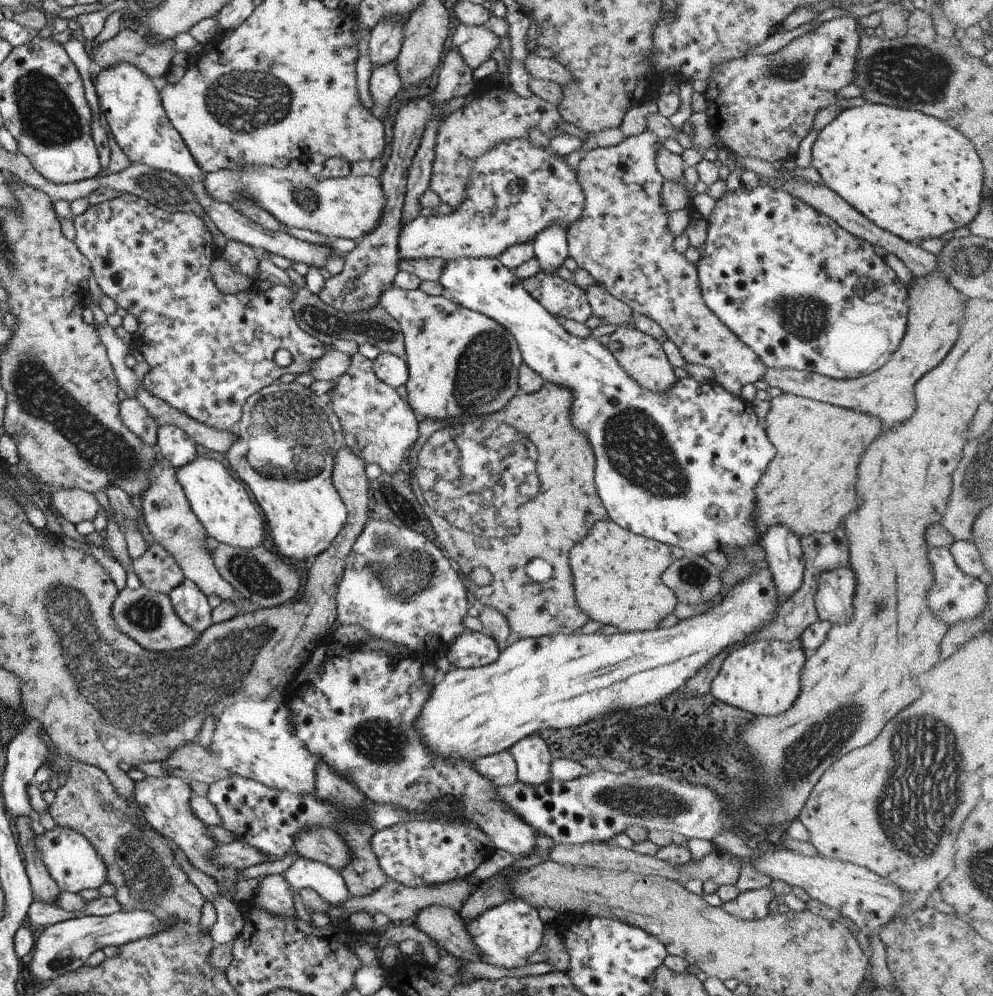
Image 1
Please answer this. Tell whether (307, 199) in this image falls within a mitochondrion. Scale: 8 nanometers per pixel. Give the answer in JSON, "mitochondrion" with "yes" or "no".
{"mitochondrion":"yes"}

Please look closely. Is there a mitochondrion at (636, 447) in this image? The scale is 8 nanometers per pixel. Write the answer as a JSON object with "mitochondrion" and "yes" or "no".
{"mitochondrion":"yes"}

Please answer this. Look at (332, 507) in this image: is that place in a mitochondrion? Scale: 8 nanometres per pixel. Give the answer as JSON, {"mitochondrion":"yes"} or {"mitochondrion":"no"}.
{"mitochondrion":"no"}

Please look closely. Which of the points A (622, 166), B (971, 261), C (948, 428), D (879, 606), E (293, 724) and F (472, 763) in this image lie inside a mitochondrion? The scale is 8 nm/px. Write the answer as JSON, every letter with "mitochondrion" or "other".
{"A":"other","B":"mitochondrion","C":"other","D":"mitochondrion","E":"other","F":"other"}

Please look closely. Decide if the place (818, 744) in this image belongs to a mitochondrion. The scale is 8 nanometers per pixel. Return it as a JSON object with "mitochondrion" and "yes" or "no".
{"mitochondrion":"yes"}

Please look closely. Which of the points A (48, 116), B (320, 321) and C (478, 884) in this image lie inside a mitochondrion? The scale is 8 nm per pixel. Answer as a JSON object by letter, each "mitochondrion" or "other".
{"A":"mitochondrion","B":"mitochondrion","C":"other"}

